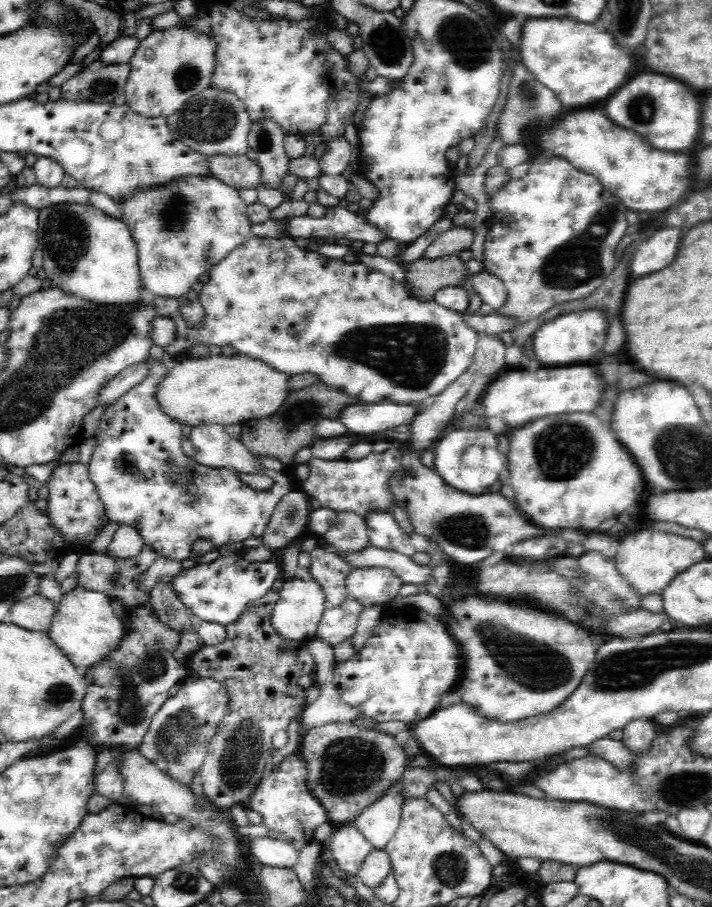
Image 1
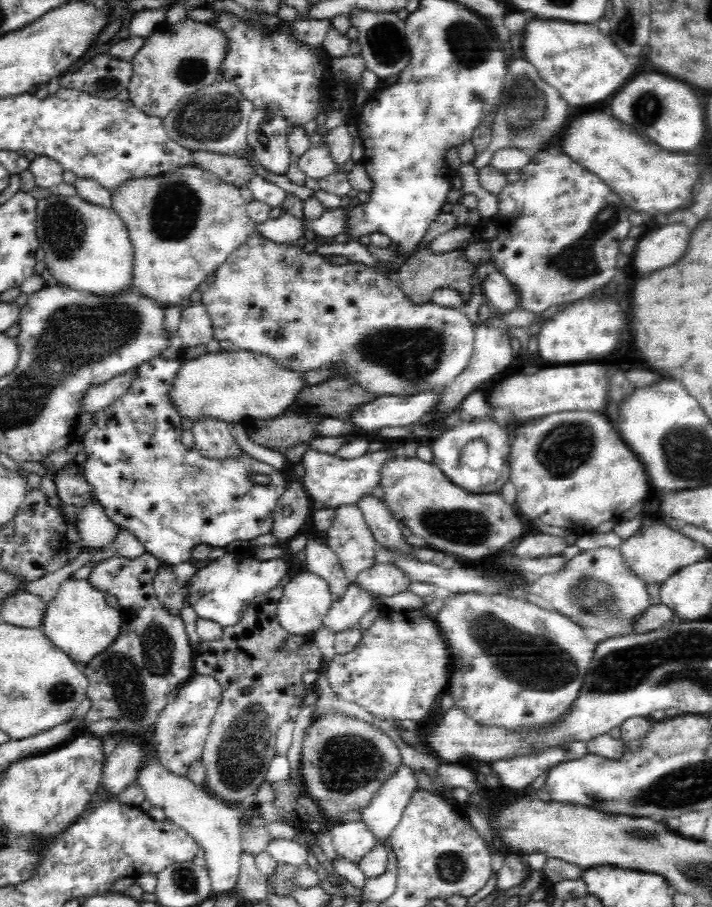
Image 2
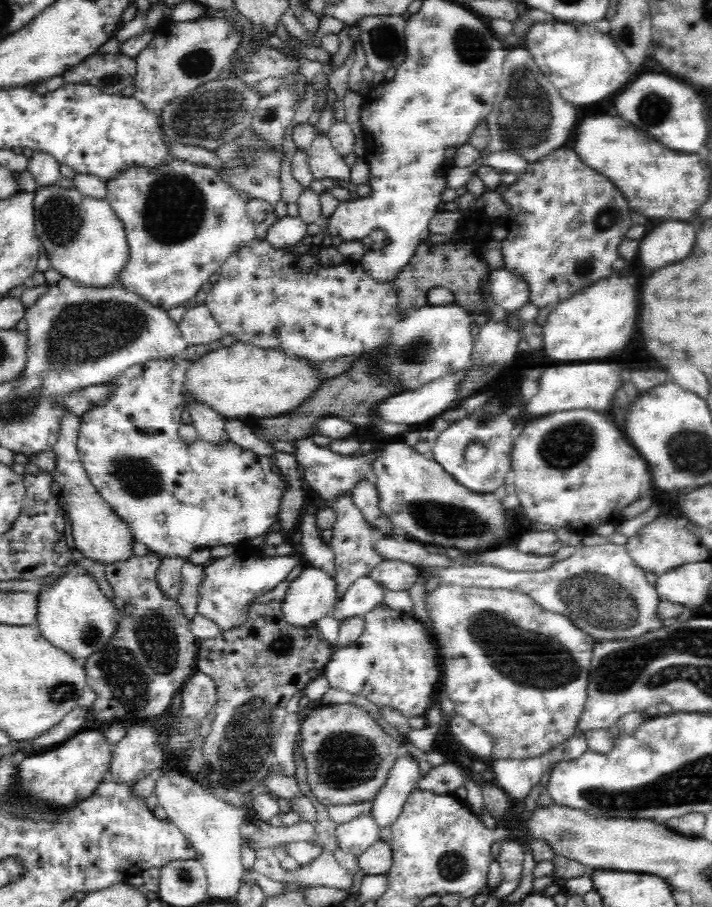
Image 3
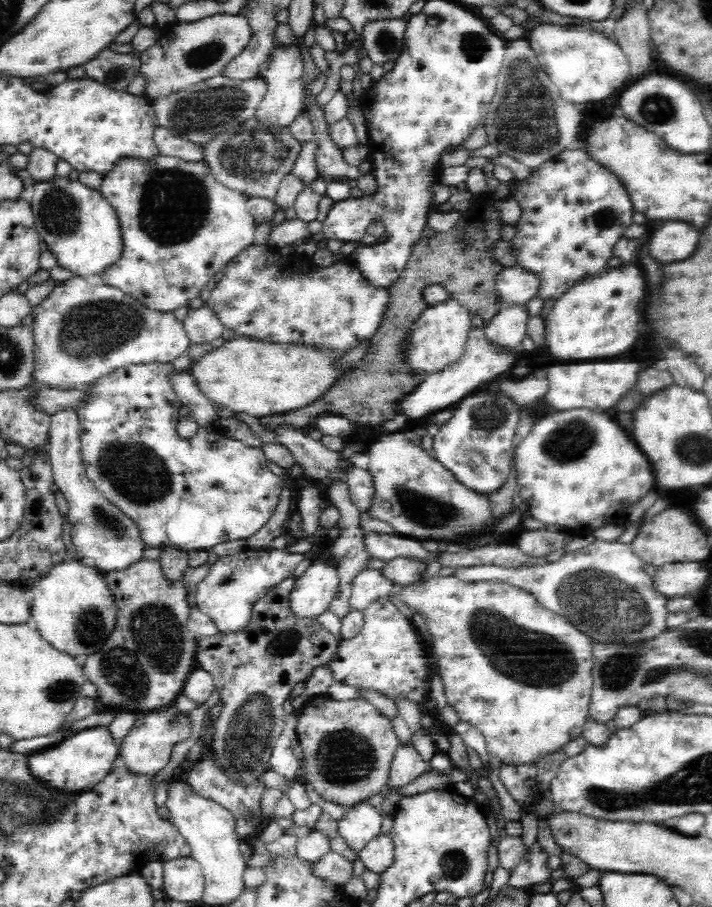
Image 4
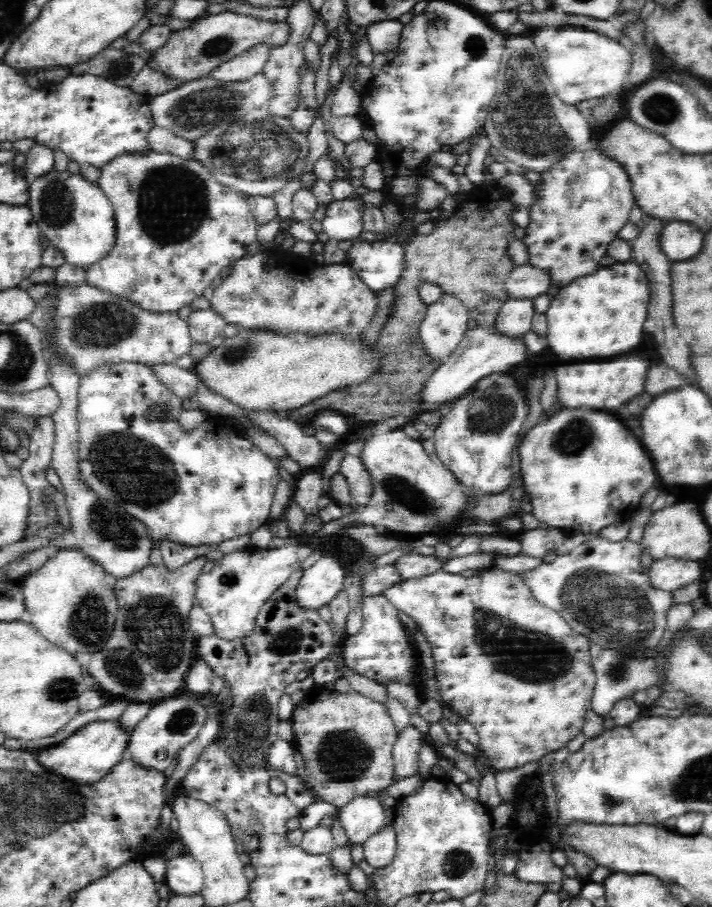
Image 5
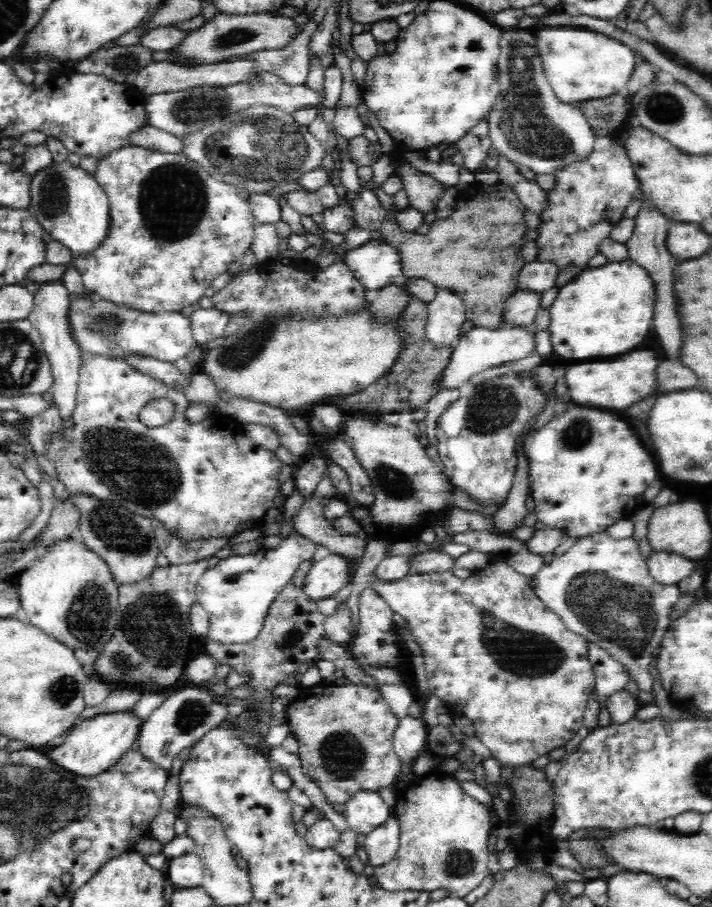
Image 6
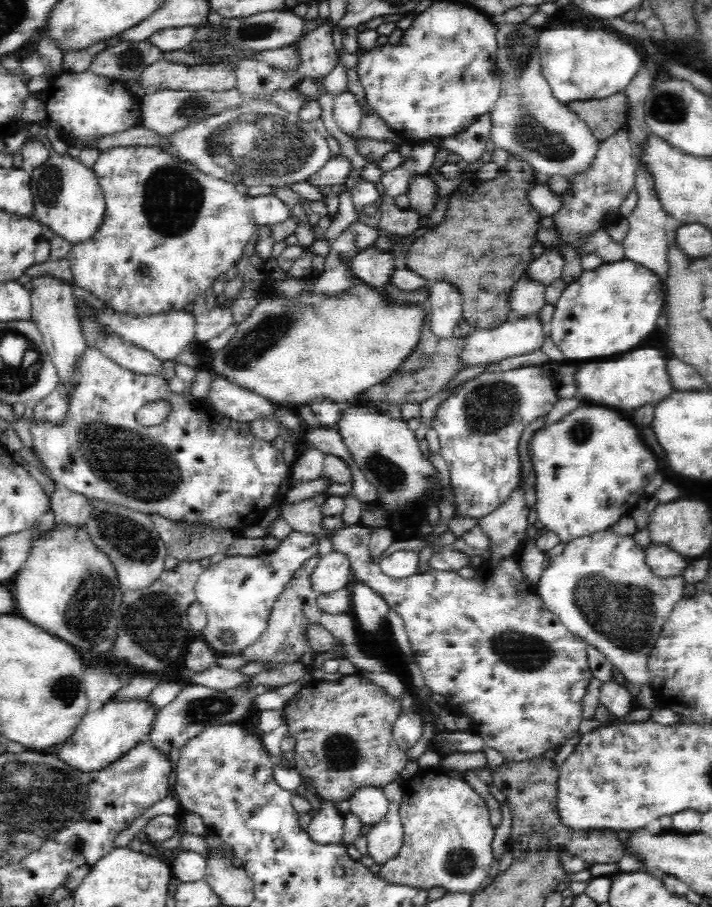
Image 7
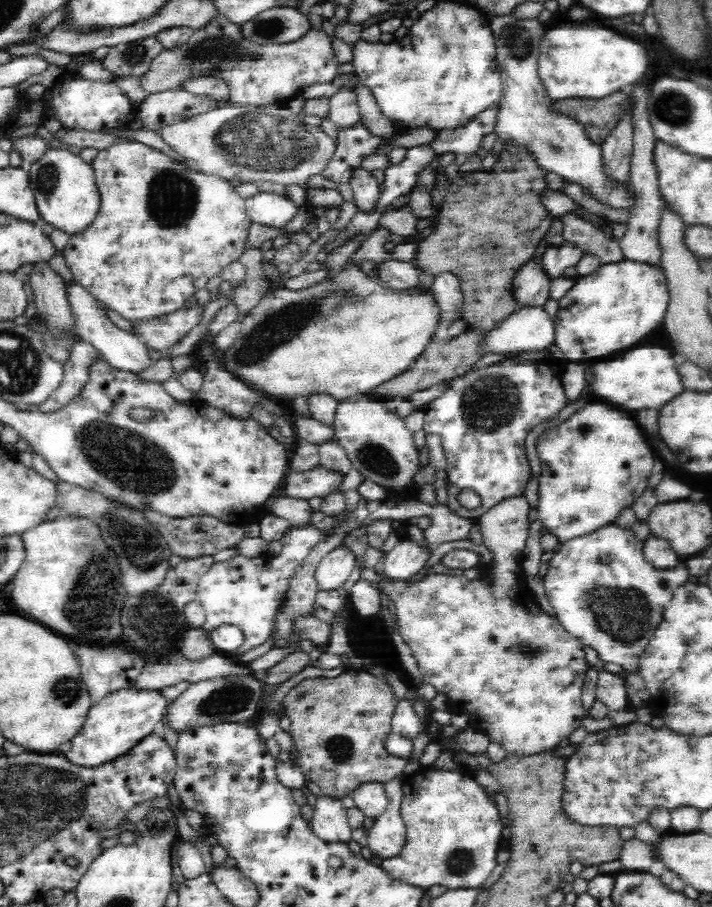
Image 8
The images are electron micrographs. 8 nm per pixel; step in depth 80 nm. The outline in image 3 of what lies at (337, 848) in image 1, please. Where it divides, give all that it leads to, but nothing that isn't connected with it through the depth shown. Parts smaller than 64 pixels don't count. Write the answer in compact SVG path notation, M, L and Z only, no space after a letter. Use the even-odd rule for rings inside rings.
M368 813L339 824L335 831L338 847L350 856L357 857L366 852L370 845L378 842L381 830Z

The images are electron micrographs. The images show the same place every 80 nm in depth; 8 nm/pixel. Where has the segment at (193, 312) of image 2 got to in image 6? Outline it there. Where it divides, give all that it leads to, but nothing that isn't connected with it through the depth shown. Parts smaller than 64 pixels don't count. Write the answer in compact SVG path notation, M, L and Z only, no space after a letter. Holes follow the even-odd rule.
M196 303L189 316L190 330L198 345L206 346L210 340L221 340L229 318L216 307L204 309Z

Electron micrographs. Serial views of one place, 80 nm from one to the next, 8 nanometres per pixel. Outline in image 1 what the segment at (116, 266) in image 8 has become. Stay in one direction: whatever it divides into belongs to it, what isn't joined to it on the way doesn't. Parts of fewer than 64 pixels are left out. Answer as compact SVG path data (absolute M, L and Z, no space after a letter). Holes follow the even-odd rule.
M192 175L134 192L121 204L138 249L144 289L180 302L198 278L204 278L214 264L251 237L253 225L238 191L214 176Z

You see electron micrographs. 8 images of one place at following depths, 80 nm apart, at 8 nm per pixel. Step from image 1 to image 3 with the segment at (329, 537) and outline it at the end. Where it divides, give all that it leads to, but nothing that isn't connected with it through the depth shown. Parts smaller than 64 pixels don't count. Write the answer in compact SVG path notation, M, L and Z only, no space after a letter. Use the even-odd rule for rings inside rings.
M342 495L334 501L332 507L336 513L336 520L330 528L332 536L328 545L336 558L334 563L336 564L336 581L338 581L337 599L340 600L344 592L358 578L368 575L378 564L383 562L383 559L376 553L375 549L379 536L374 528L365 521L364 515L353 503L352 497L350 495Z

